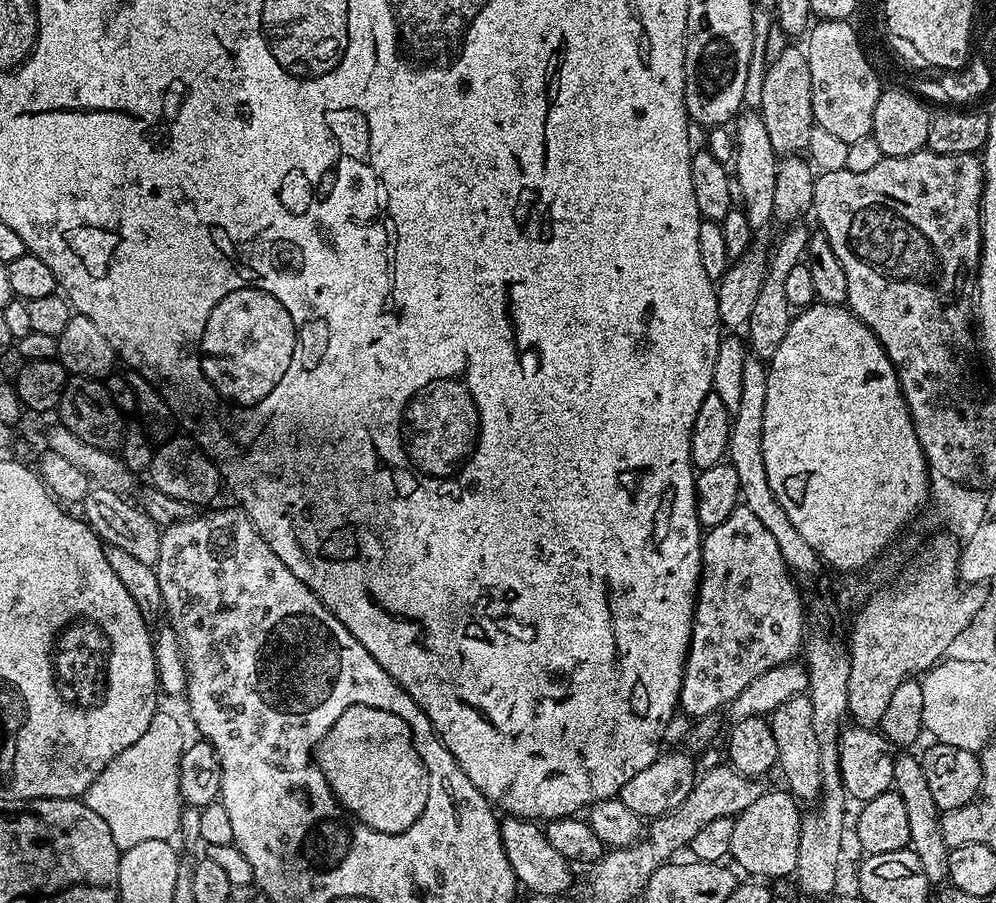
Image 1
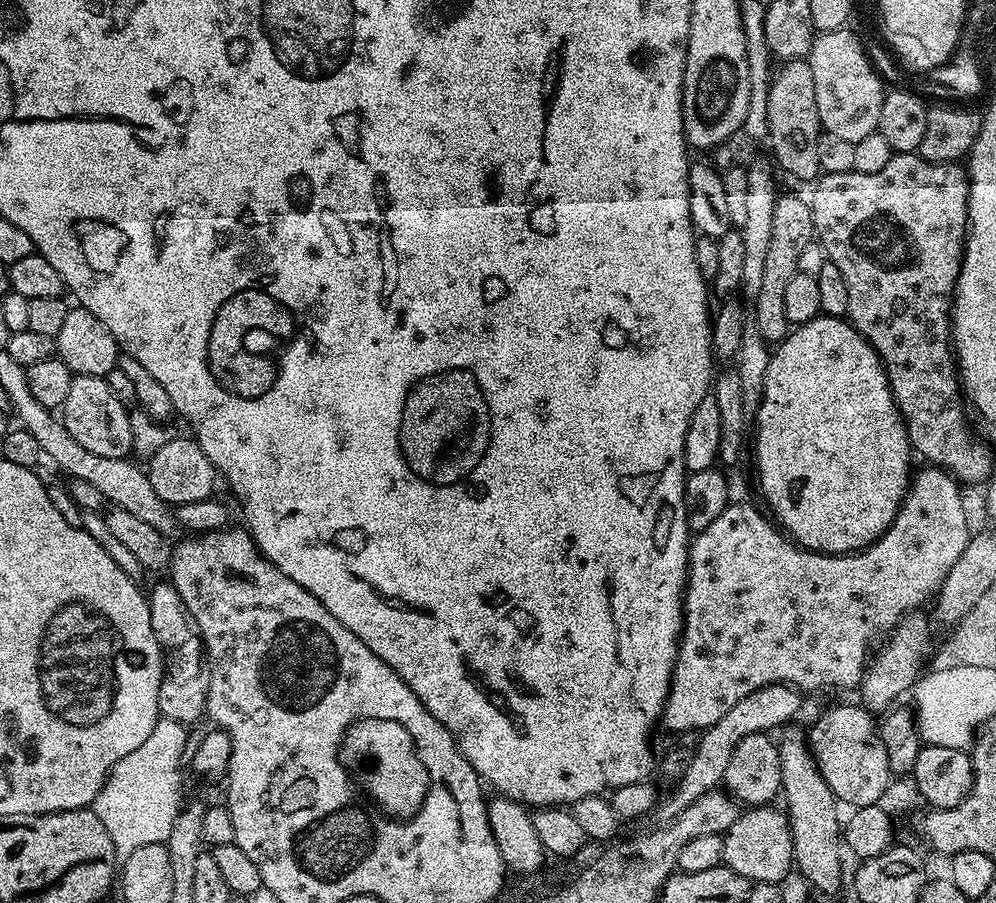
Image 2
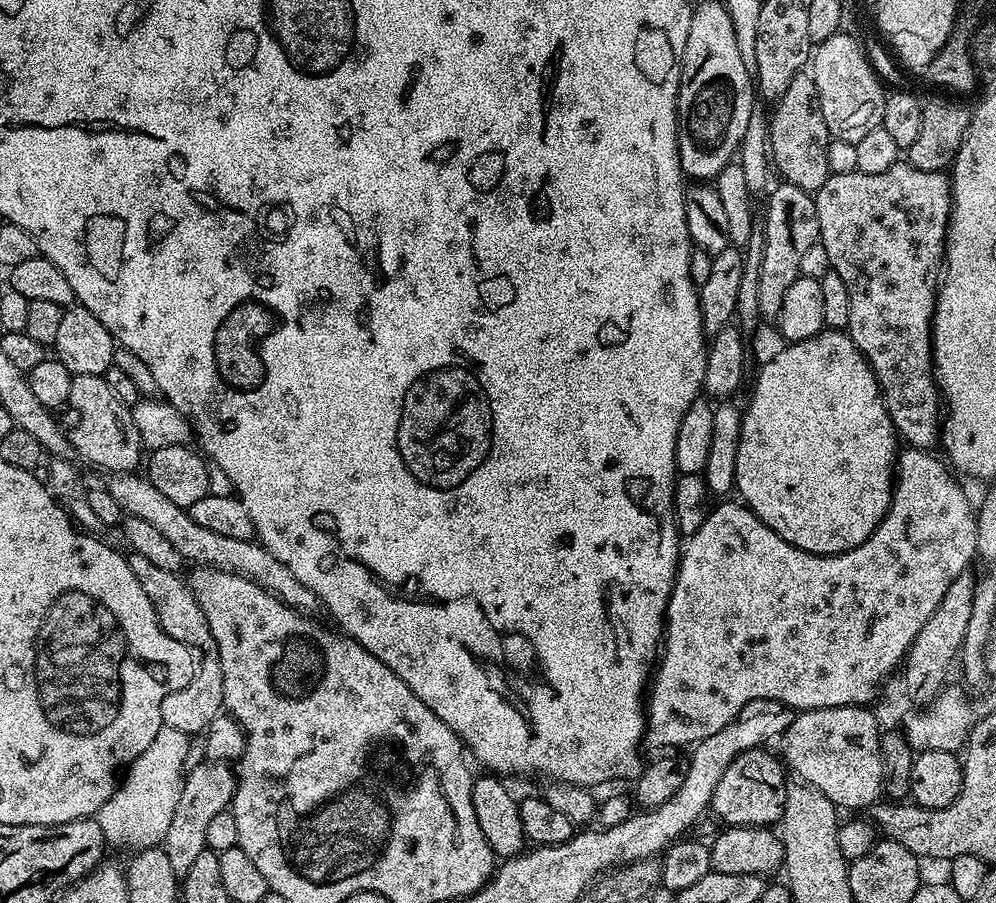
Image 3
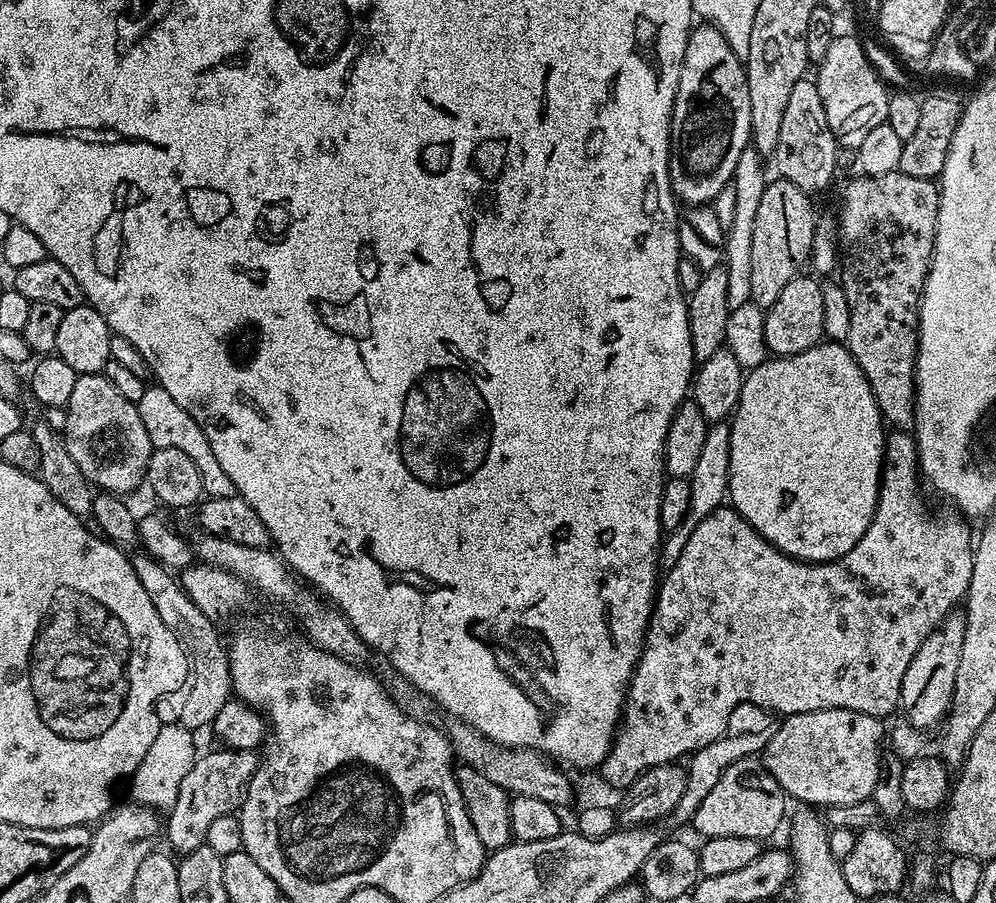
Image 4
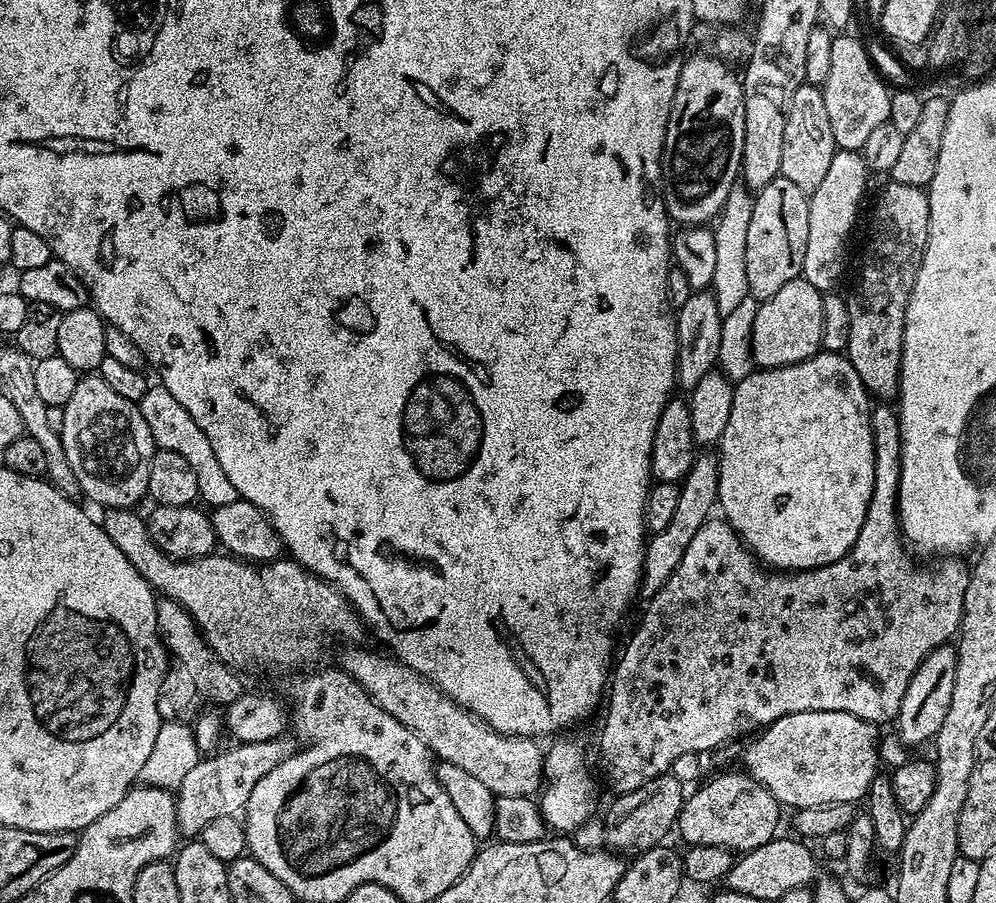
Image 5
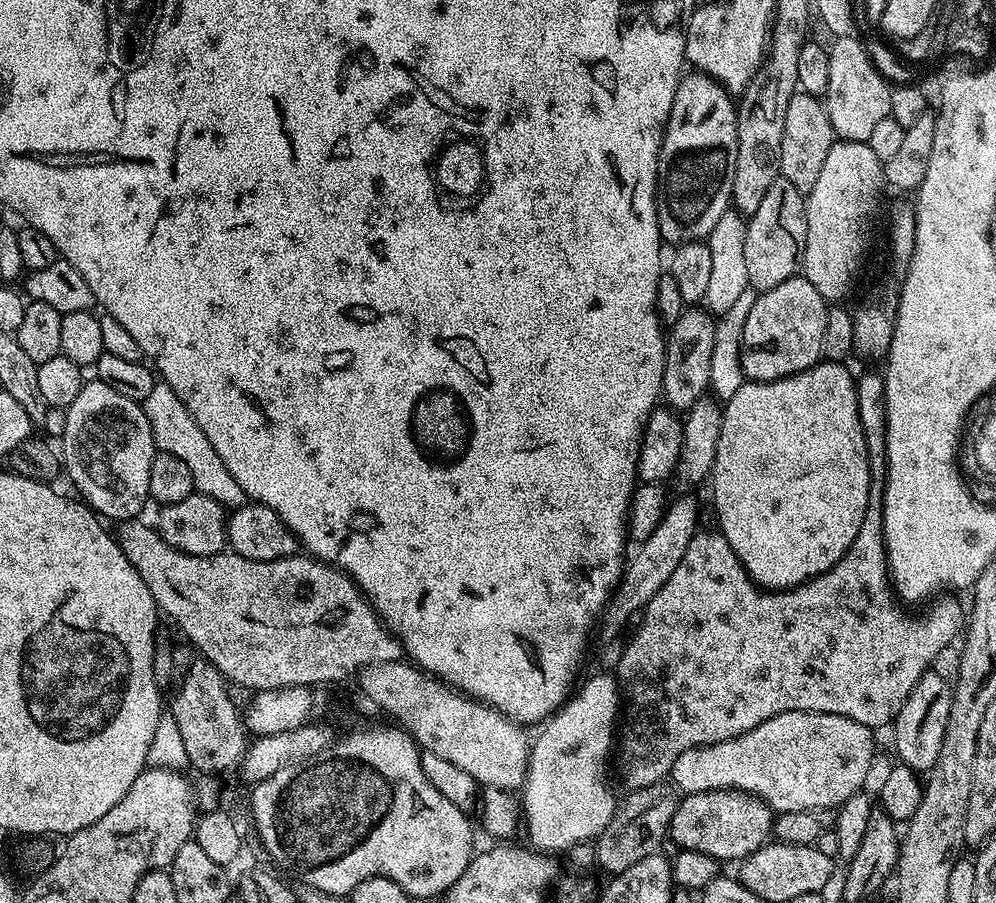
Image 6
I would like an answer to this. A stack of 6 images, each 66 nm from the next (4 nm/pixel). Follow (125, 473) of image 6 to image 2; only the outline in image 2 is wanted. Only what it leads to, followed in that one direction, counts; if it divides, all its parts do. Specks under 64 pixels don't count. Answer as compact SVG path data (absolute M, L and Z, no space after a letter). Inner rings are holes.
M73 375L70 382L70 394L66 394L66 402L62 409L62 419L70 438L78 442L78 446L86 446L90 454L98 454L102 458L125 458L132 452L132 435L130 434L129 409L118 398L114 398L114 390L110 390L107 379L102 376Z

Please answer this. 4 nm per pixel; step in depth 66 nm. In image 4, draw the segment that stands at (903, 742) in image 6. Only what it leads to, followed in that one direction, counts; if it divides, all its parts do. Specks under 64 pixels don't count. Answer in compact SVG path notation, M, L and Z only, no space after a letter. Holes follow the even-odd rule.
M953 610L947 618L918 646L918 654L902 674L900 704L909 724L929 730L947 717L952 706L954 682L958 678L958 661L962 658L962 638L966 638L966 618L963 611Z

